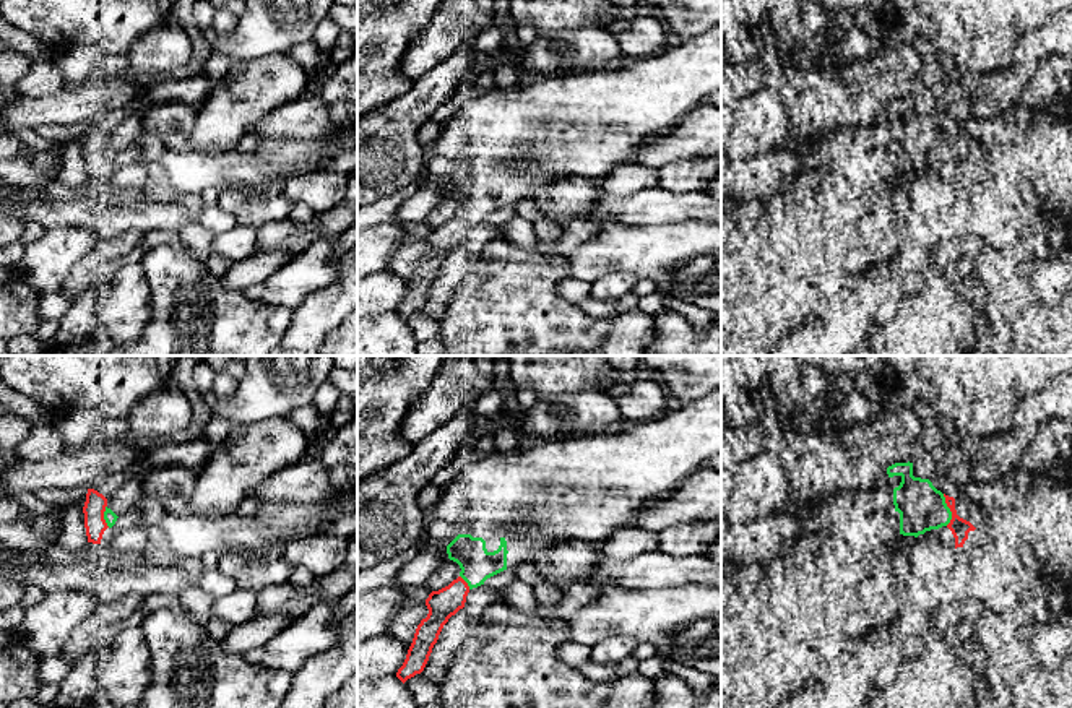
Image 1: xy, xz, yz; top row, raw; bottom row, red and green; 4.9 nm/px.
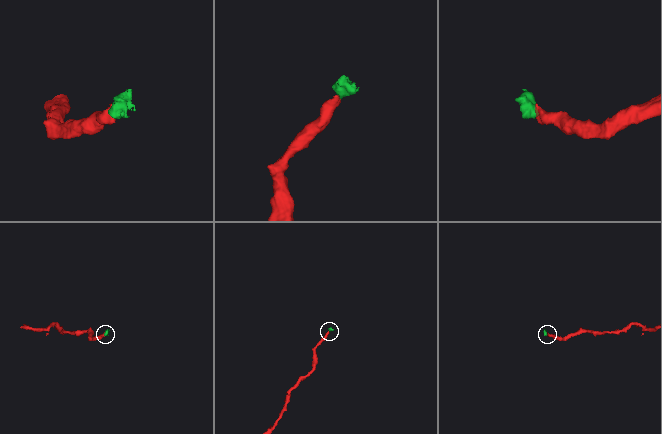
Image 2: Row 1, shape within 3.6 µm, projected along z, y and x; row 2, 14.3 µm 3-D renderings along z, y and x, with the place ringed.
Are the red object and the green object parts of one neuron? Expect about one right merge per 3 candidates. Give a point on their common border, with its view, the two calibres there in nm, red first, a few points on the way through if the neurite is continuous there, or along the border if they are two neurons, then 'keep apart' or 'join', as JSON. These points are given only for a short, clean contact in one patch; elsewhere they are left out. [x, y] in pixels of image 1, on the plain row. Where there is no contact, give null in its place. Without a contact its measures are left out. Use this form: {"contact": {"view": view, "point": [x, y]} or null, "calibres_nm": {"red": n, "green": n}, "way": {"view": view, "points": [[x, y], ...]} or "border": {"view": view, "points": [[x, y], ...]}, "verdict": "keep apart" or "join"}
{"contact": {"view": "yz", "point": [950, 146]}, "calibres_nm": {"red": 90, "green": 240}, "verdict": "join"}

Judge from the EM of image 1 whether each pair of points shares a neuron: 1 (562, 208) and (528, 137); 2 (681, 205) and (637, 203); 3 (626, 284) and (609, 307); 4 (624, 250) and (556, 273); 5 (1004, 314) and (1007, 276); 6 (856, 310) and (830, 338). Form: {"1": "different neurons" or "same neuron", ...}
{"1": "different neurons", "2": "same neuron", "3": "different neurons", "4": "different neurons", "5": "same neuron", "6": "same neuron"}

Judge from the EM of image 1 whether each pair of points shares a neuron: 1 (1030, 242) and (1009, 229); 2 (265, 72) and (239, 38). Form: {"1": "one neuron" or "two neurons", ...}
{"1": "two neurons", "2": "two neurons"}

